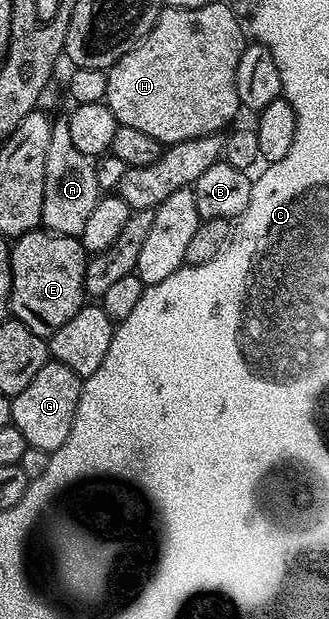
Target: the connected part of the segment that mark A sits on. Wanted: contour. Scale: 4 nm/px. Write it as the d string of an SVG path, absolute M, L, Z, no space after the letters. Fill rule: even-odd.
M56 117L52 121L49 148L46 151L45 190L40 223L46 229L63 236L80 237L86 219L93 212L100 195L94 161L74 146L66 117Z

